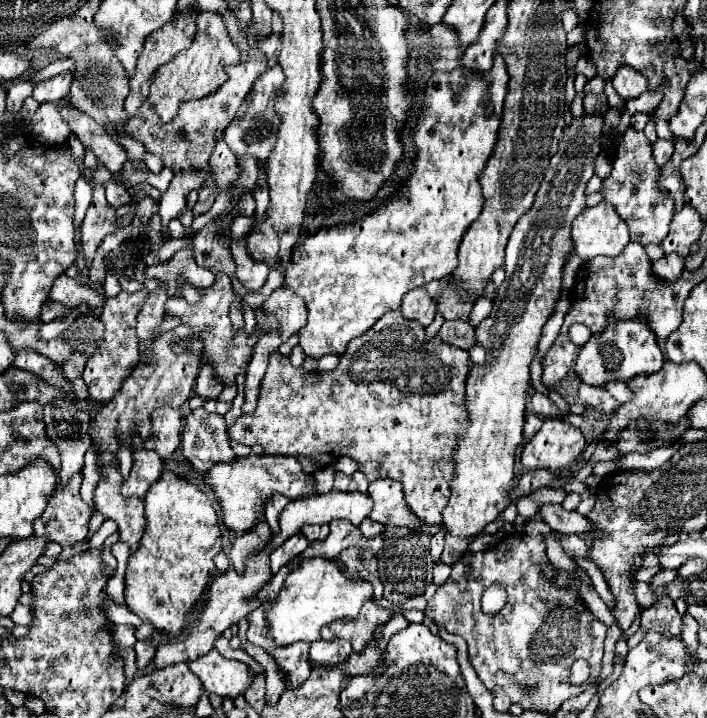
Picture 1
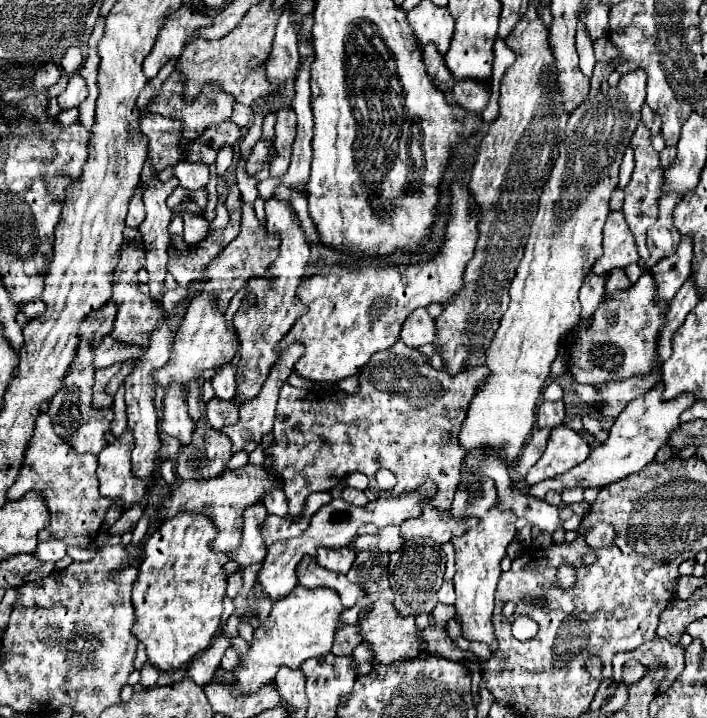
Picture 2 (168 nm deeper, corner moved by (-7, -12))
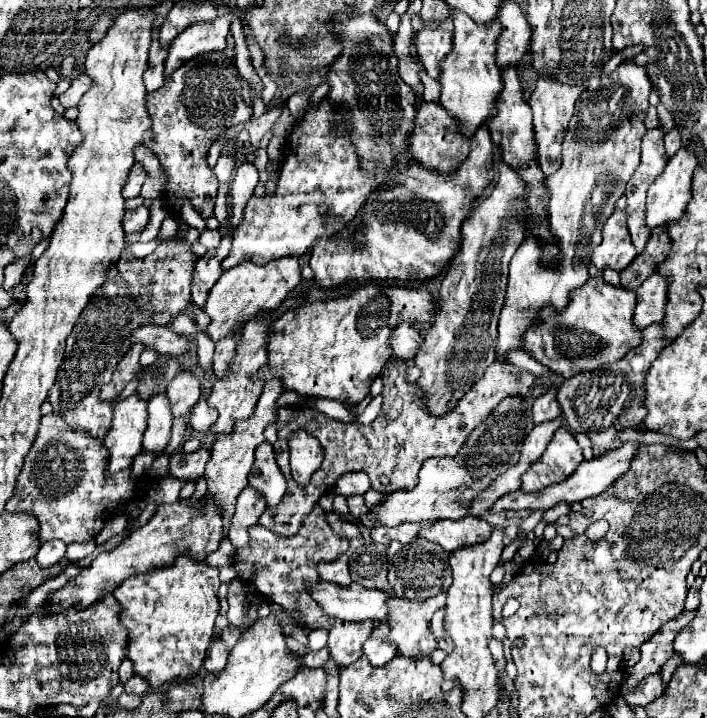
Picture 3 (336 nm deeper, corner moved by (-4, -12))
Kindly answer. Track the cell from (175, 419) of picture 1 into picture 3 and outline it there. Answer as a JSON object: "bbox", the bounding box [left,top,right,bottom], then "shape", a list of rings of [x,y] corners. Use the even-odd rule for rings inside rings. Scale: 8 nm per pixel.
{"bbox":[166,370,200,418],"shape":[[[182,370],[168,384],[166,396],[168,396],[170,404],[172,404],[172,416],[180,418],[180,416],[188,414],[194,408],[194,404],[198,402],[198,398],[200,398],[200,382],[190,370]]]}

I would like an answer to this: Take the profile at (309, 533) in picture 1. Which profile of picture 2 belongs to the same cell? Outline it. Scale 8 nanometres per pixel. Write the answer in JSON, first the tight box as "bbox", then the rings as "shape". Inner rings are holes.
{"bbox":[317,542,357,574],"shape":[[[353,542],[339,548],[339,550],[327,550],[327,548],[321,548],[319,550],[319,556],[317,556],[317,564],[327,568],[327,570],[333,570],[333,572],[339,572],[339,574],[347,574],[353,560],[355,560],[357,552],[355,552],[355,546]]]}

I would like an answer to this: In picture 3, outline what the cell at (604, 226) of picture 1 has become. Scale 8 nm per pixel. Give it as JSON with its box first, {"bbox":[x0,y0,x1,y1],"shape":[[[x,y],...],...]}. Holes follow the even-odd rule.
{"bbox":[592,210,636,272],"shape":[[[614,210],[608,222],[604,224],[602,236],[604,236],[602,244],[594,248],[592,264],[598,270],[612,268],[622,272],[636,258],[636,250],[632,246],[632,240],[626,228],[626,212]]]}

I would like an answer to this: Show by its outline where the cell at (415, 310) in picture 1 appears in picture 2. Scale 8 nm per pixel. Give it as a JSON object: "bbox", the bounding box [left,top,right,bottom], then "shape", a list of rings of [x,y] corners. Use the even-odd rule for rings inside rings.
{"bbox":[399,308,435,348],"shape":[[[419,308],[419,310],[411,312],[411,316],[407,316],[399,338],[409,348],[419,348],[419,346],[435,340],[435,322],[429,316],[427,308]]]}

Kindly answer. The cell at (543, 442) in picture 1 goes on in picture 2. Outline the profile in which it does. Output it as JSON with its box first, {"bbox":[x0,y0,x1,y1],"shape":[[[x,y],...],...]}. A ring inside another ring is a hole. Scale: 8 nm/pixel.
{"bbox":[525,424,591,486],"shape":[[[561,424],[559,428],[551,430],[547,450],[541,456],[541,460],[527,472],[525,482],[533,486],[541,480],[555,478],[563,472],[569,472],[573,466],[587,460],[589,454],[591,454],[591,448],[587,440],[579,436],[575,430],[571,430],[569,426]]]}

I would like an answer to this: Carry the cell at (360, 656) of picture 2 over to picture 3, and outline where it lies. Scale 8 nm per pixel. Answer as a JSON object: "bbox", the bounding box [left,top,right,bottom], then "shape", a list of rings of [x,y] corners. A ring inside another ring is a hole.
{"bbox":[364,638,396,666],"shape":[[[386,638],[384,640],[366,640],[364,642],[364,656],[370,660],[372,666],[382,666],[386,664],[388,660],[392,660],[396,654],[396,648],[392,642],[388,642]]]}

